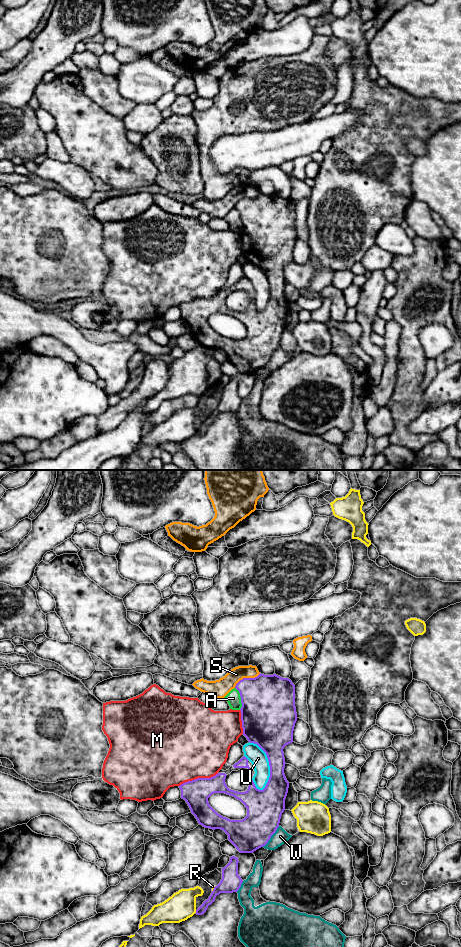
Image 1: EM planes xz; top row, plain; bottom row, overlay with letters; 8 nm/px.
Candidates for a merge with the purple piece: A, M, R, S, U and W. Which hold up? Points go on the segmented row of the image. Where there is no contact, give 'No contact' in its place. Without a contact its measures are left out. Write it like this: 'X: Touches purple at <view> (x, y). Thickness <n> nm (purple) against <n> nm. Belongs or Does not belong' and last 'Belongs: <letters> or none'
A: Touches purple at xz (241, 698). Thickness 440 nm (purple) against 120 nm. Does not belong
M: Touches purple at xz (198, 778). Thickness 200 nm (purple) against 500 nm. Does not belong
R: Touches purple at xz (196, 912). Thickness 70 nm (purple) against 220 nm. Does not belong
S: Touches purple at xz (246, 678). Thickness 420 nm (purple) against 150 nm. Does not belong
U: Touches purple at xz (269, 764). Thickness 300 nm (purple) against 140 nm. Does not belong
W: Touches purple at xz (270, 837). Thickness 280 nm (purple) against 110 nm. Does not belong
Belongs: none

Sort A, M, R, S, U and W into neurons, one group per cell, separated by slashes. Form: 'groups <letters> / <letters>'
groups A / M / R / S / U / W

